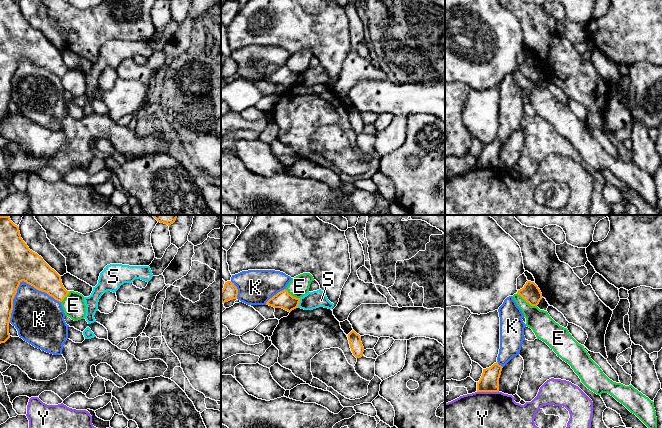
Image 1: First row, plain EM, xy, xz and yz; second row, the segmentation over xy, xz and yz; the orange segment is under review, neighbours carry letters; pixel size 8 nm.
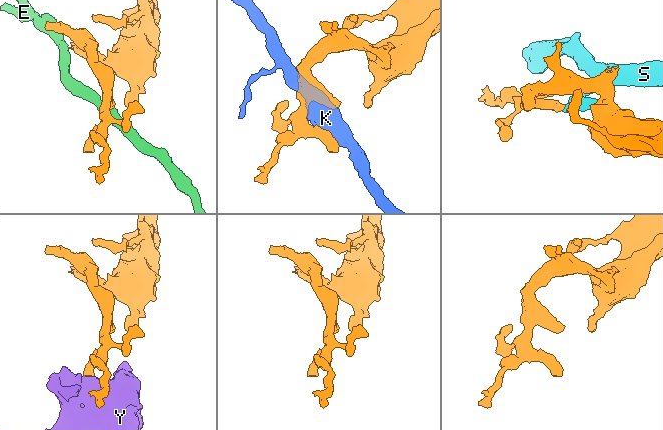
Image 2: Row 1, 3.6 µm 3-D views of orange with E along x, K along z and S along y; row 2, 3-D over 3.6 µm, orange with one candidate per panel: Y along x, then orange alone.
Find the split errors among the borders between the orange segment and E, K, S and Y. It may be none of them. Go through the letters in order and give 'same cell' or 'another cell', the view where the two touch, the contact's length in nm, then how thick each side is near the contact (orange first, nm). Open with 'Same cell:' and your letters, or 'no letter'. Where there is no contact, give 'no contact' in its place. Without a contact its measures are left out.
Same cell: no letter
E: another cell; contact in yz; length 190 nm; calibres 150 and 190 nm
K: another cell; contact in xy; length 440 nm; calibres 300 and 340 nm
S: another cell; contact in xz; length 80 nm; calibres 140 and 140 nm
Y: another cell; contact in yz; length 180 nm; calibres 160 and 280 nm

